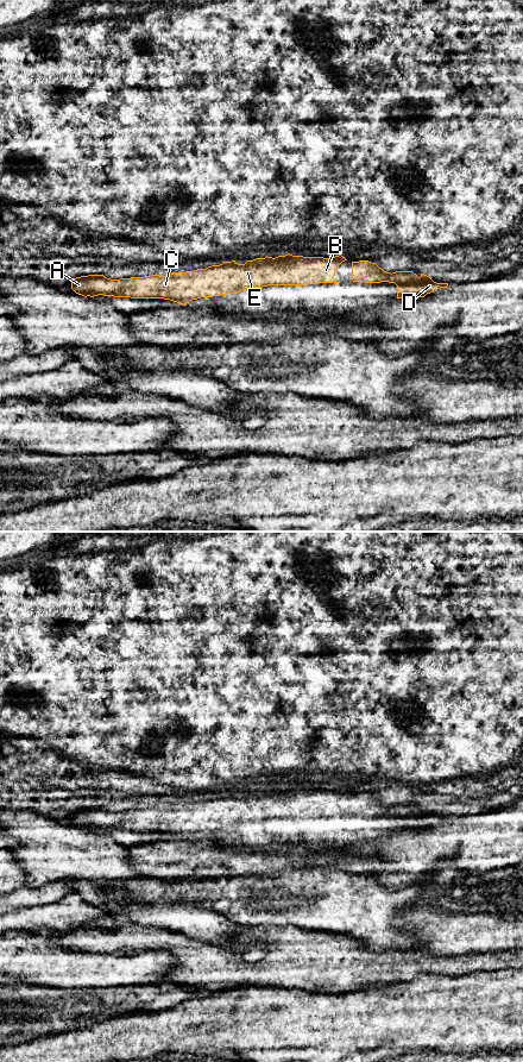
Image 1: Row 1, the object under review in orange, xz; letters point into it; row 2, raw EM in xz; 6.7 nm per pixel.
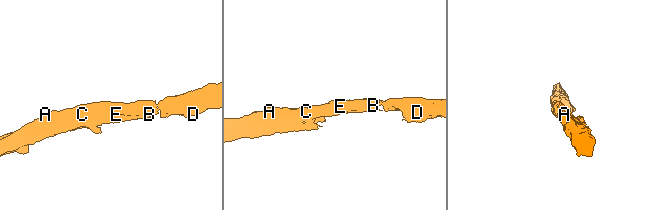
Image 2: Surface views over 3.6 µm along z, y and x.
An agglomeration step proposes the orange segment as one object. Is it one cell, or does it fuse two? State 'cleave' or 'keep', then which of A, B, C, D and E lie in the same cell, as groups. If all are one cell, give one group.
keep; A B C D E

